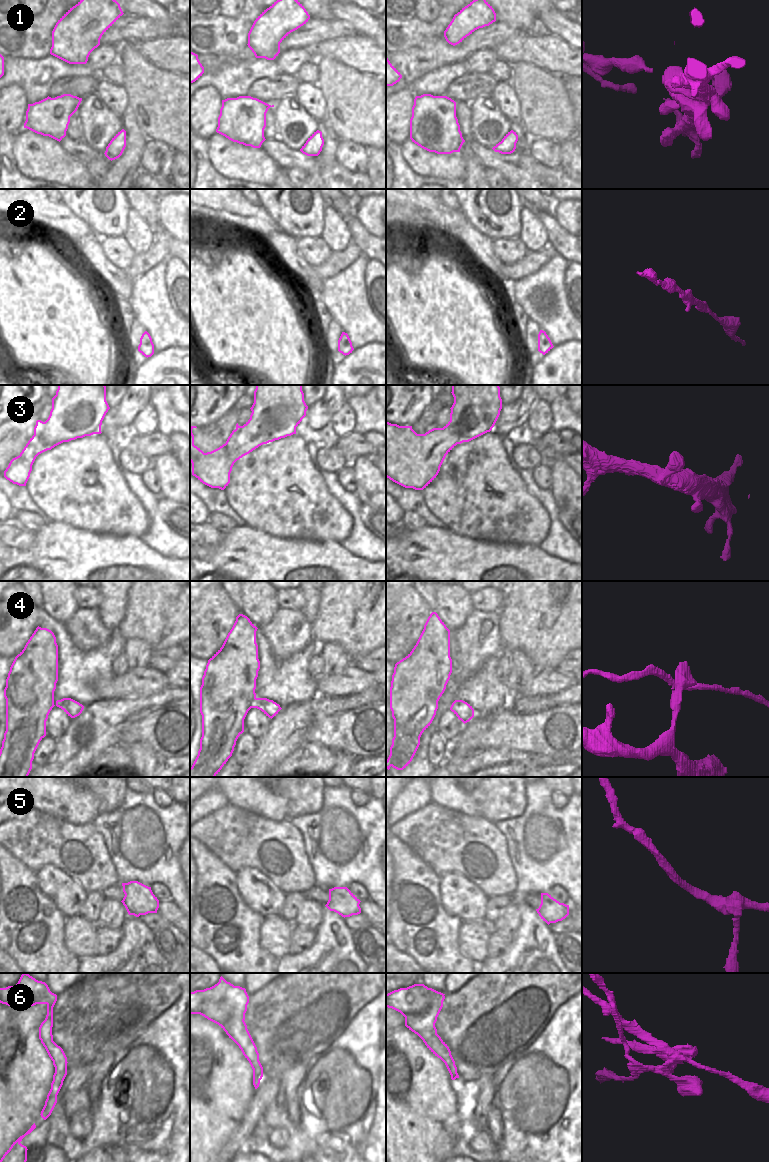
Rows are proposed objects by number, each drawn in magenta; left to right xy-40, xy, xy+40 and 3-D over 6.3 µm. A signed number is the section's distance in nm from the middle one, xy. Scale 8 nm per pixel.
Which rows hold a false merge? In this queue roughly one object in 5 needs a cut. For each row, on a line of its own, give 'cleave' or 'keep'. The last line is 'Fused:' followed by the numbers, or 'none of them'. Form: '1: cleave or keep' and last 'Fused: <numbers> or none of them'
1: keep
2: keep
3: keep
4: cleave
5: keep
6: cleave
Fused: 4, 6

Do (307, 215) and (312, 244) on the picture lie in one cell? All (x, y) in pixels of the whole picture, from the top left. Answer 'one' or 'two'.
two

